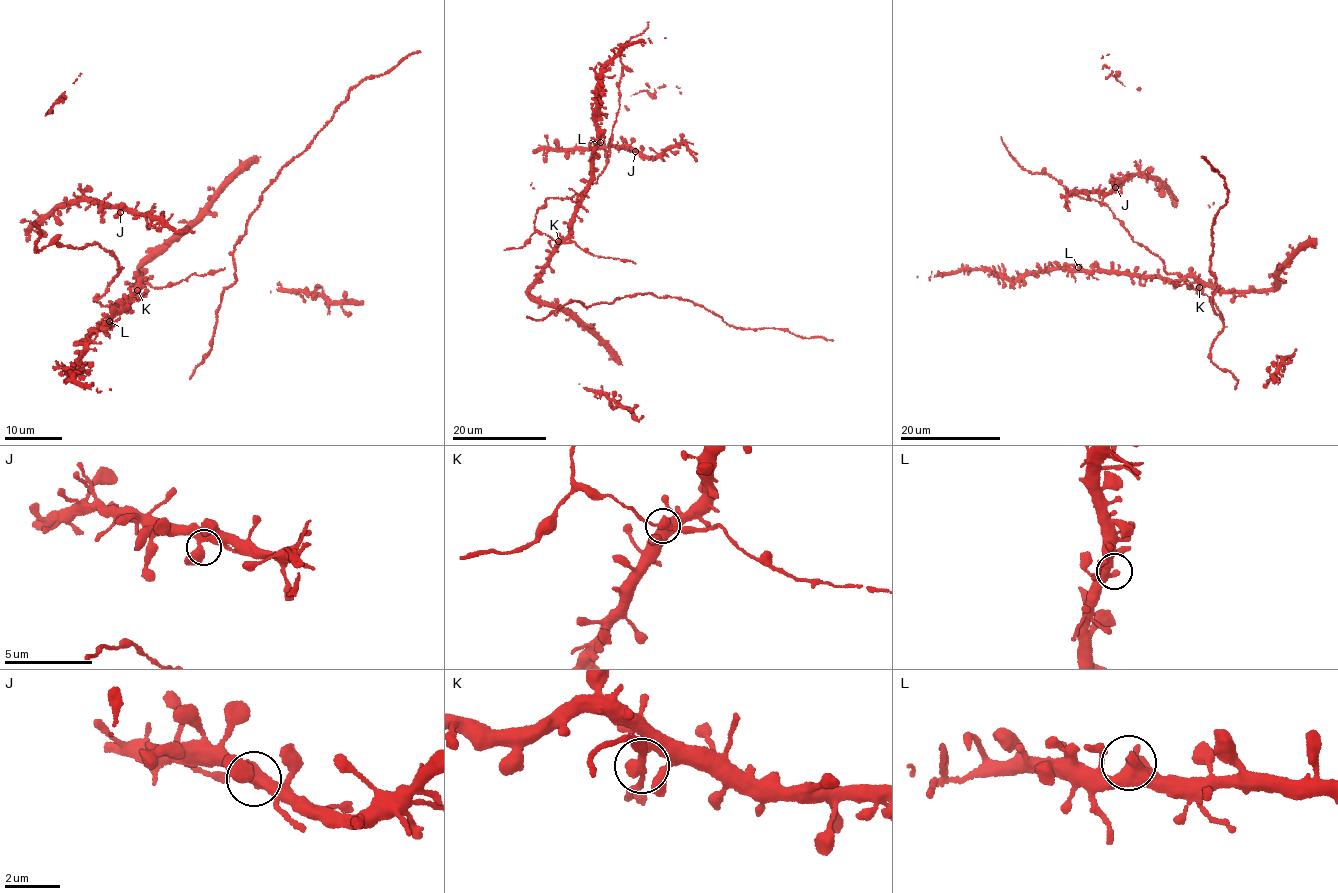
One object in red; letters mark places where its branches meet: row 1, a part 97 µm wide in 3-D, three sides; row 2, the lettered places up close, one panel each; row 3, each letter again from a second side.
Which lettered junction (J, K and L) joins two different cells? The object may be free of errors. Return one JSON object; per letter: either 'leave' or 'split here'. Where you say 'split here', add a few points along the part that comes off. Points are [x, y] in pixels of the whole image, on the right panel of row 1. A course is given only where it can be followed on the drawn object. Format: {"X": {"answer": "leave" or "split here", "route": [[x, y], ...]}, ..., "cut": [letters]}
{"J": {"answer": "leave"}, "K": {"answer": "leave"}, "L": {"answer": "leave"}, "cut": []}

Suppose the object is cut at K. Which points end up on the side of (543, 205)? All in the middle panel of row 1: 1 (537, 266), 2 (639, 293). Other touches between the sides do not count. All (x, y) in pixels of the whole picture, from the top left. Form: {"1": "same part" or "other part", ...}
{"1": "other part", "2": "other part"}

